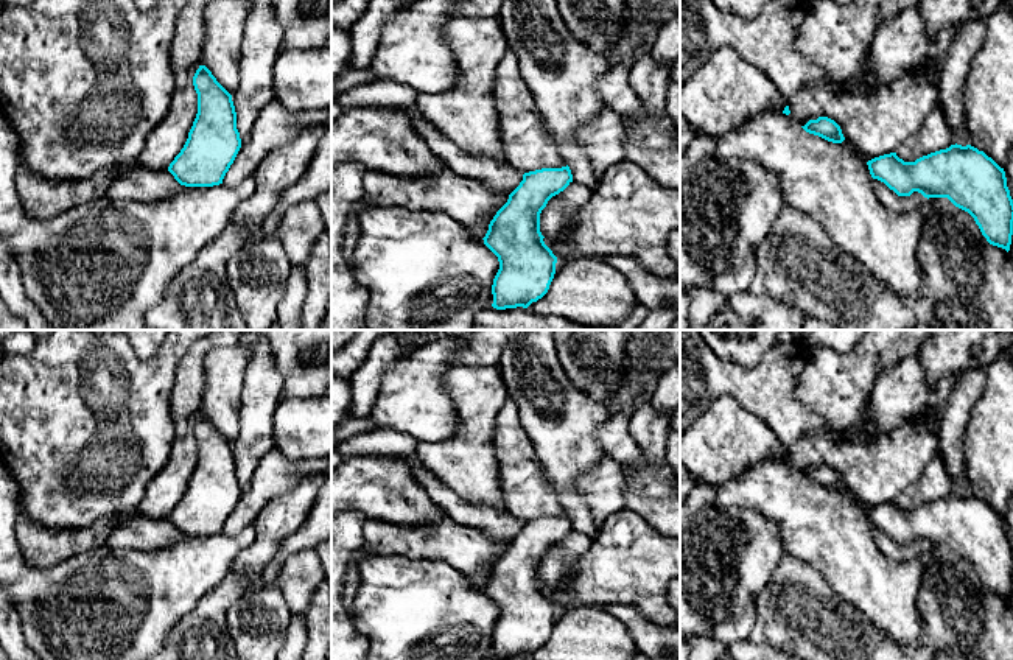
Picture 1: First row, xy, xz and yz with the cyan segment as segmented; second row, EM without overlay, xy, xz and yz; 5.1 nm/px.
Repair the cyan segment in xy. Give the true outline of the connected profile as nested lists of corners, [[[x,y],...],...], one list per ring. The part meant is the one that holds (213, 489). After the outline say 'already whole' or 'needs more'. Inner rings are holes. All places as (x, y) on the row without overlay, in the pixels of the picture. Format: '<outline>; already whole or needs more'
[[[205,414],[196,419],[193,434],[198,442],[198,462],[168,520],[181,534],[213,535],[223,532],[241,497],[237,461],[232,444]]]; already whole

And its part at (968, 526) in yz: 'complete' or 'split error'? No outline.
complete

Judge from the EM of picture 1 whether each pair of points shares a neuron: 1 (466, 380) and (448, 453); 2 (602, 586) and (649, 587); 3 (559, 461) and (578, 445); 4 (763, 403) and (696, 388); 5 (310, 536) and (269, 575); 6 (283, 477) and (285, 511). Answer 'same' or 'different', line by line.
1: same
2: same
3: same
4: same
5: same
6: different

